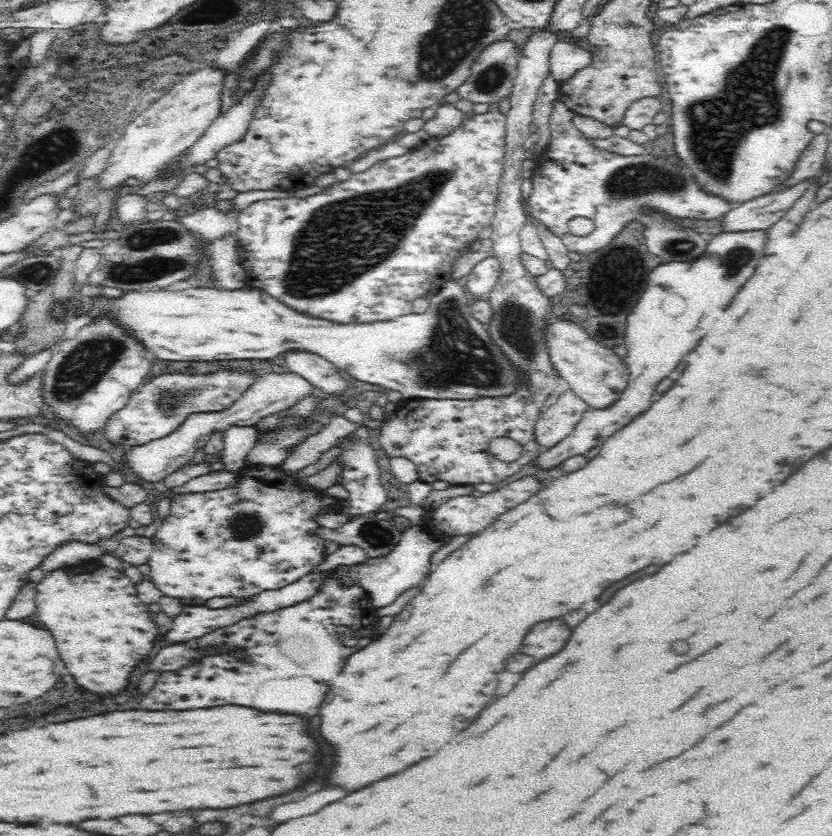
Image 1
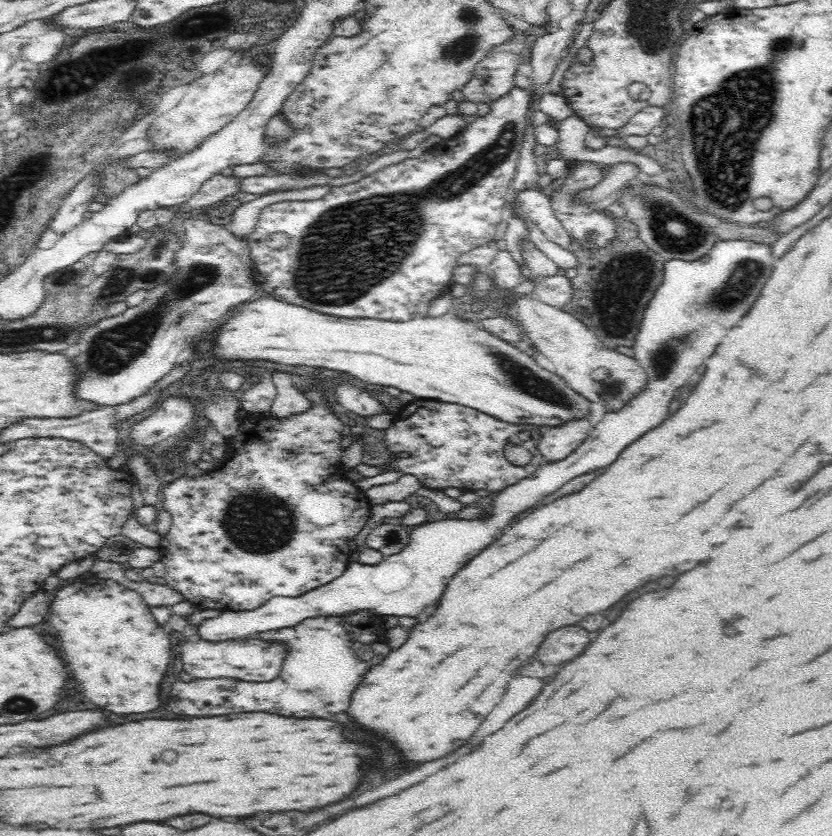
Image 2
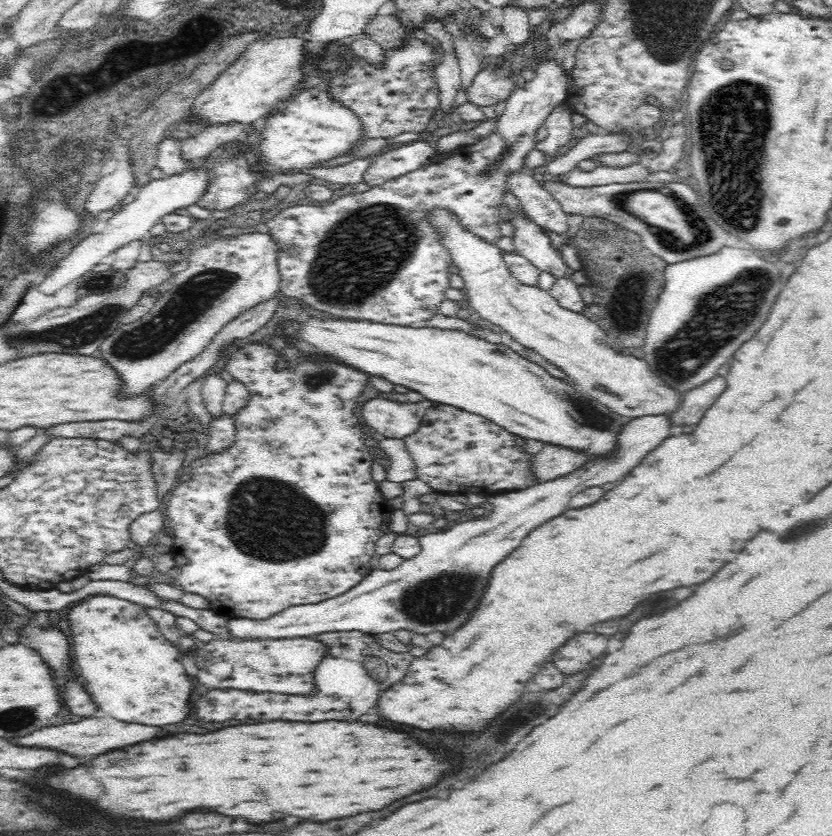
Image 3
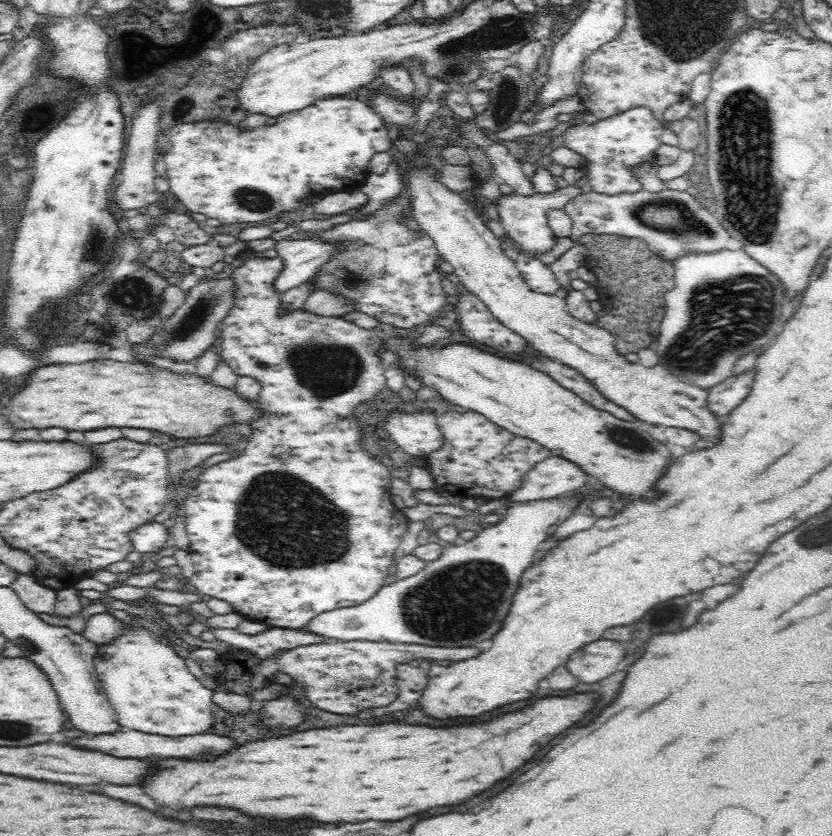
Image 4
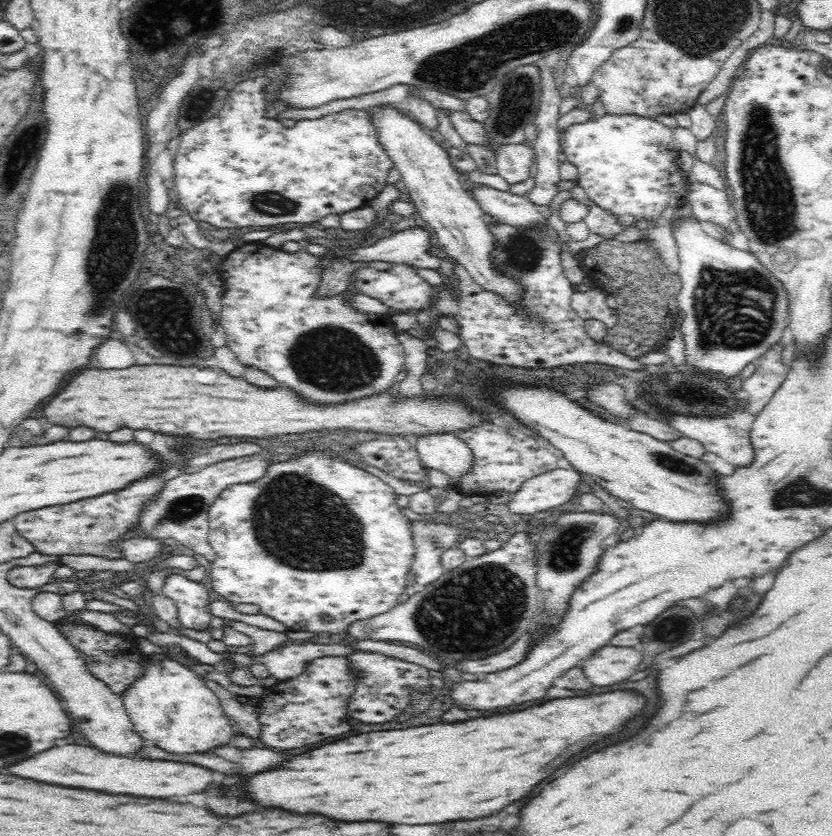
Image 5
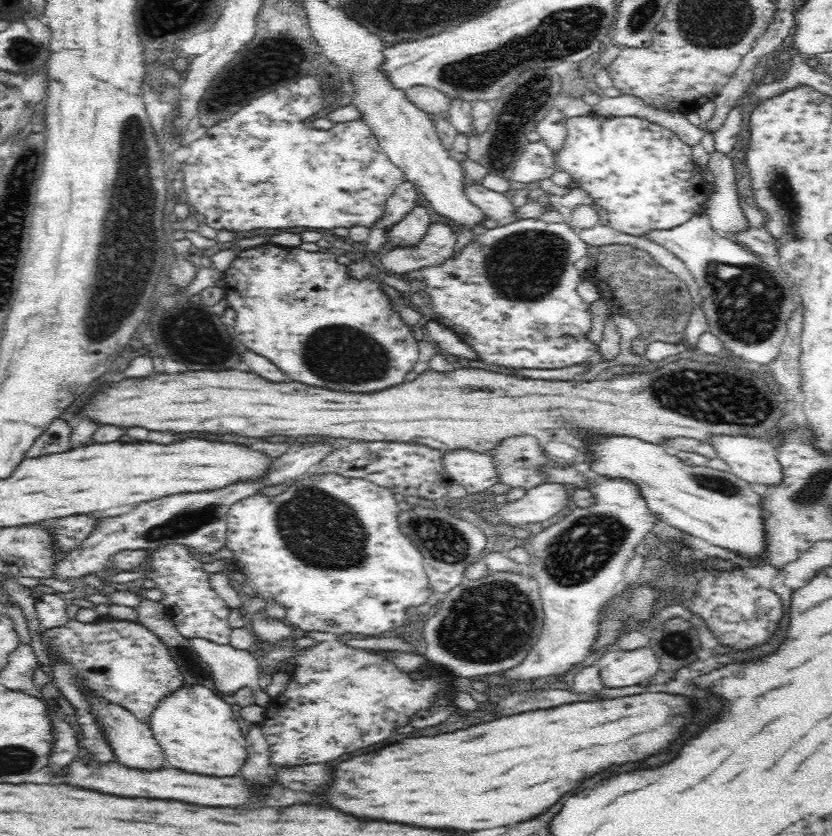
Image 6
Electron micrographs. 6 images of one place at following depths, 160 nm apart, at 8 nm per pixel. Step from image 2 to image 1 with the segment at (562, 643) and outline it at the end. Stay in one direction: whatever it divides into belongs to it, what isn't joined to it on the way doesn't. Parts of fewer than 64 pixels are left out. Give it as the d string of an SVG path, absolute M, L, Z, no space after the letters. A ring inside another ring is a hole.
M542 620L536 622L522 638L522 652L528 656L544 658L544 654L558 650L564 638L568 638L568 626L562 620Z

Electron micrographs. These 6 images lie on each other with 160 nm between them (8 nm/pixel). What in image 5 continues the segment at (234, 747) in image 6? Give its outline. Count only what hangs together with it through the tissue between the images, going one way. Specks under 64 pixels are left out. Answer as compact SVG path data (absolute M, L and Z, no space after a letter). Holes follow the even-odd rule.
M147 648L140 662L131 662L131 665L134 669L139 667L141 673L132 678L119 697L133 729L139 734L144 745L158 746L168 752L184 753L208 750L231 742L236 731L234 724L224 714L219 698L190 667L172 657L152 655Z

